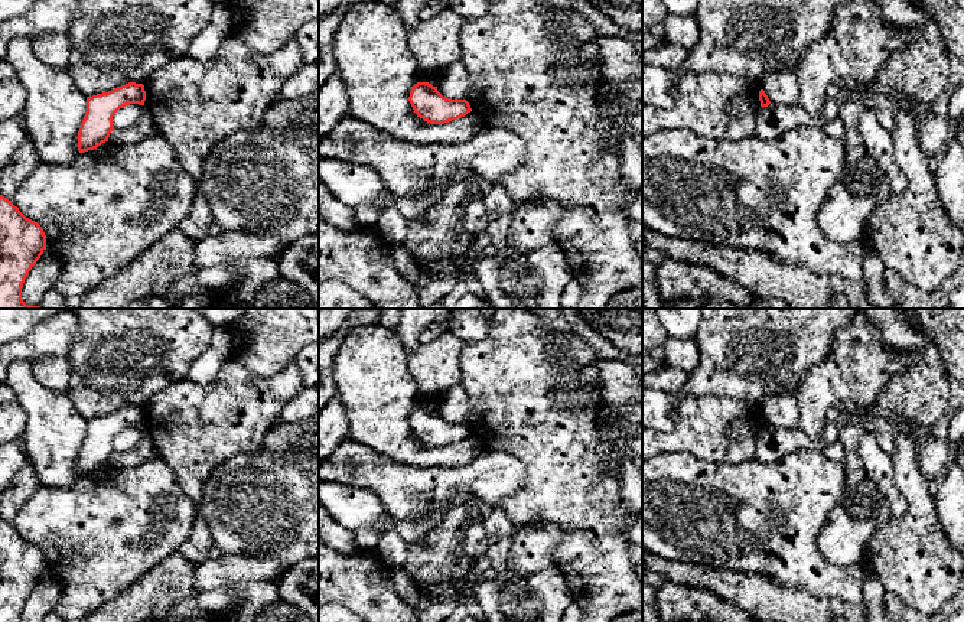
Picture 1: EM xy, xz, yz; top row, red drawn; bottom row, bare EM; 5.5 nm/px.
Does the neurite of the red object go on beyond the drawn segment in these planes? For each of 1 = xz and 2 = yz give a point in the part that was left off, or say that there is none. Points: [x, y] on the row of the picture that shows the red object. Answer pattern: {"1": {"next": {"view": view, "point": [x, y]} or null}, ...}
{"1": {"next": null}, "2": {"next": null}}

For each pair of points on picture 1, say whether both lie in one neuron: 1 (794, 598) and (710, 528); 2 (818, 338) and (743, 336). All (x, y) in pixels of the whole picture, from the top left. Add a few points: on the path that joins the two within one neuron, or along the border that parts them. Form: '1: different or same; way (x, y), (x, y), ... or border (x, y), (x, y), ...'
1: different; border (738, 570), (765, 575), (784, 585), (803, 589)
2: same; way (800, 336), (762, 336)

